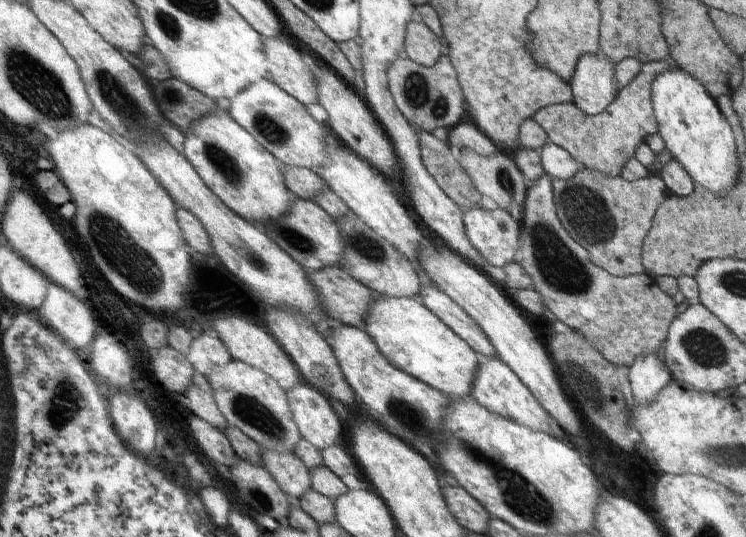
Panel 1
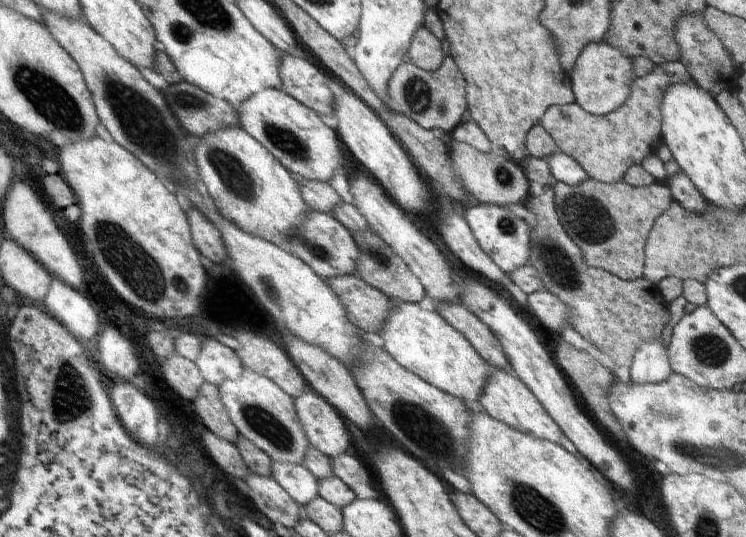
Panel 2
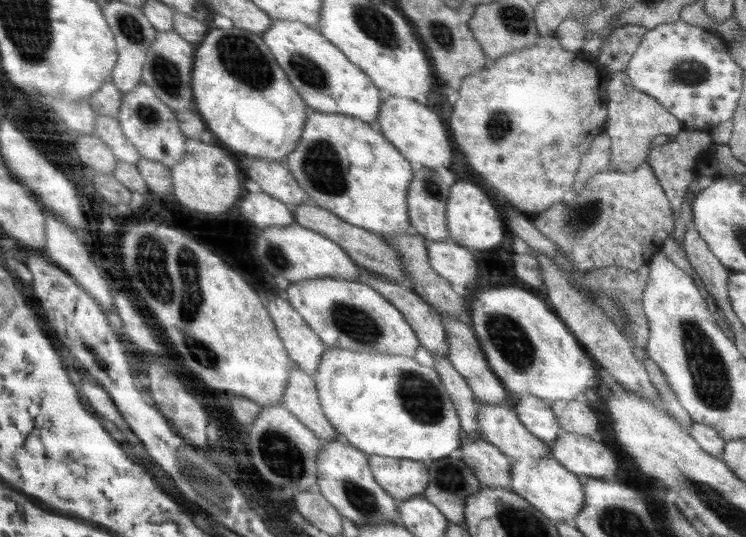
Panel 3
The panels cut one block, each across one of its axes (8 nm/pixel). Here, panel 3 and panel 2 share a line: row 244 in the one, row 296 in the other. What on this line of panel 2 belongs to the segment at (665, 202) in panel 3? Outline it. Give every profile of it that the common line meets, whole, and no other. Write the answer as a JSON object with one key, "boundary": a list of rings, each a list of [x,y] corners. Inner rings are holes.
{"boundary":[[[552,186],[533,190],[526,205],[534,206],[538,224],[532,229],[531,253],[529,264],[538,271],[539,279],[546,291],[558,297],[569,308],[569,319],[572,328],[584,338],[593,342],[615,366],[630,366],[637,348],[648,339],[660,337],[662,330],[670,320],[668,303],[660,294],[658,287],[644,278],[625,281],[606,270],[588,266],[583,259],[580,247],[566,234],[562,228],[555,207],[555,194]]]}

